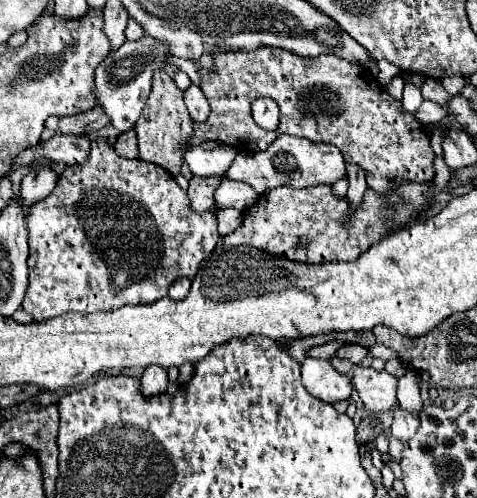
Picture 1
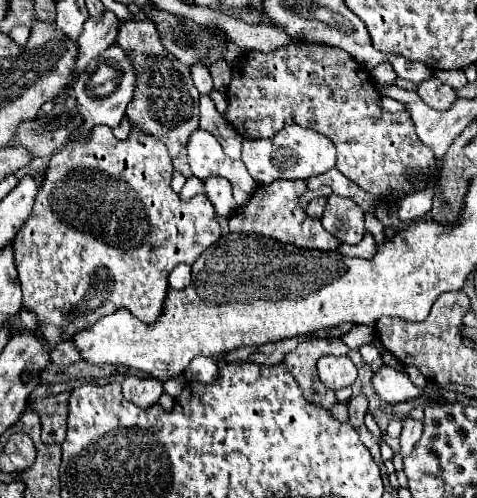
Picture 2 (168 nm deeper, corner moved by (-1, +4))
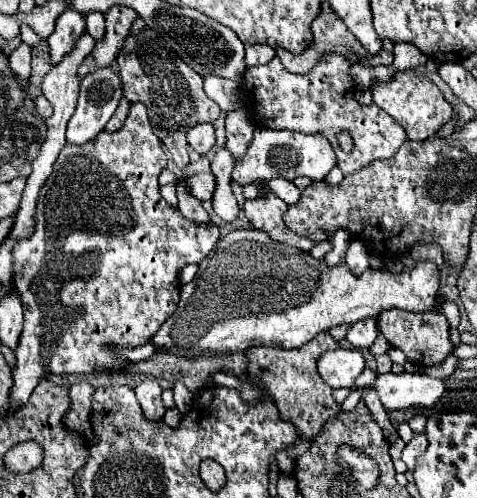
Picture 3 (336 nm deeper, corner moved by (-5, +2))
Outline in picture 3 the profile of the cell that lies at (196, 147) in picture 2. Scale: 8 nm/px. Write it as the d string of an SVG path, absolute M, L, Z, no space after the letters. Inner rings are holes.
M202 123L190 129L188 133L188 145L198 151L200 155L206 155L214 149L216 145L216 135L214 135L214 127L210 123Z

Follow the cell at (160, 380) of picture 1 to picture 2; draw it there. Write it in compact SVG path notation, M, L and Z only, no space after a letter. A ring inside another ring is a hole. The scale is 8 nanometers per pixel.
M126 375L122 381L122 395L138 407L152 407L162 395L162 381L150 379L150 375Z

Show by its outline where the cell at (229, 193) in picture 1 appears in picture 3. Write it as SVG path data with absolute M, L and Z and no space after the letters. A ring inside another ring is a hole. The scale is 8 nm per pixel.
M198 173L198 175L190 175L186 179L190 191L194 191L194 197L198 197L200 201L208 201L214 191L216 191L216 179L212 173Z

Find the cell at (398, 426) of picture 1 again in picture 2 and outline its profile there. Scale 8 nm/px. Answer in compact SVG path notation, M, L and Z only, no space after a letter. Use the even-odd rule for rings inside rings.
M406 417L404 427L402 427L402 435L400 435L400 455L402 457L410 455L410 451L418 443L420 435L422 435L422 423L412 417Z

